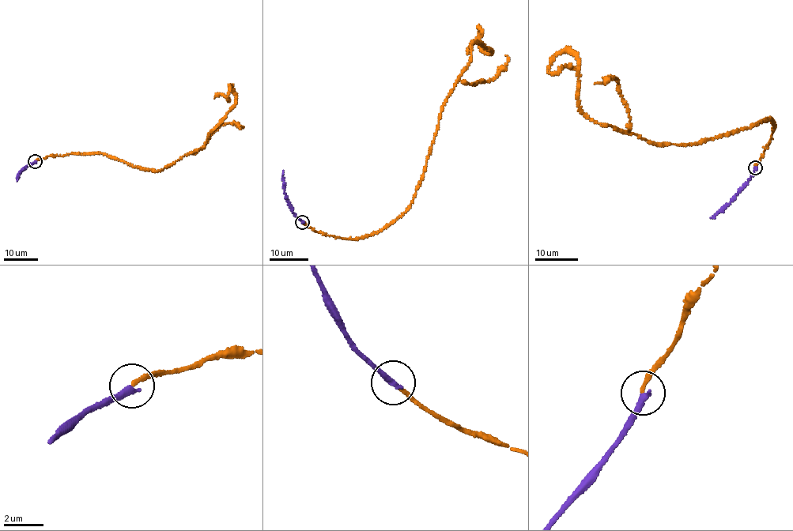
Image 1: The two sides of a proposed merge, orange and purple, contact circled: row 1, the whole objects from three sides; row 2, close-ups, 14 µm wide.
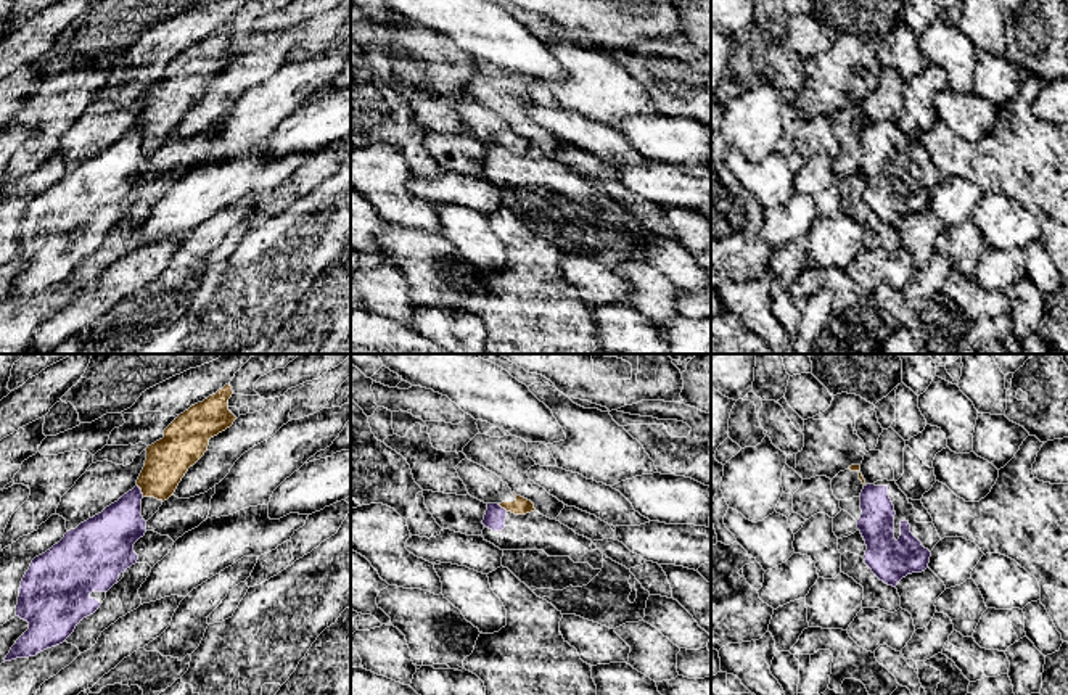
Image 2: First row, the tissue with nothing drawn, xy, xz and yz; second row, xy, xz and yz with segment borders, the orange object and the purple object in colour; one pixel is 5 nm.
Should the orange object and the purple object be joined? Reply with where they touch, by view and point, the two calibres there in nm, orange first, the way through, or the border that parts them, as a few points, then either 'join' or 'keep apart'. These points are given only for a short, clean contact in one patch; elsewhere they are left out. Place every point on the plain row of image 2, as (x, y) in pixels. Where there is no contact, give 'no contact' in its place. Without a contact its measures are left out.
contact xy (142, 131); calibres 220 and 240 nm; border xy (137, 124), (143, 135); keep apart

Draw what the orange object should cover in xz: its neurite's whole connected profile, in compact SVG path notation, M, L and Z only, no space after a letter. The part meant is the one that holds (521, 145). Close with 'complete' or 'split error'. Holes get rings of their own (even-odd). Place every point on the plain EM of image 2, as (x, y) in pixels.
M465 98L455 109L468 134L474 138L484 143L499 143L515 154L526 154L536 150L531 140L516 135L502 117L478 103Z; split error

